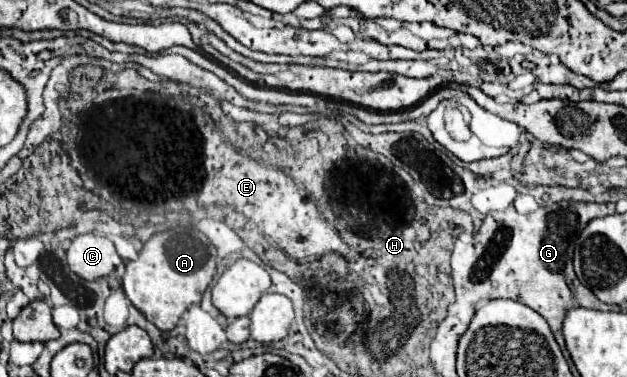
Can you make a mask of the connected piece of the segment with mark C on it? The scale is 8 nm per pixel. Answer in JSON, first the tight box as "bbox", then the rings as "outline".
{"bbox":[67,233,123,281],"outline":[[[83,233],[71,241],[67,249],[67,263],[73,273],[93,281],[109,275],[119,263],[123,263],[123,259],[107,237]]]}

